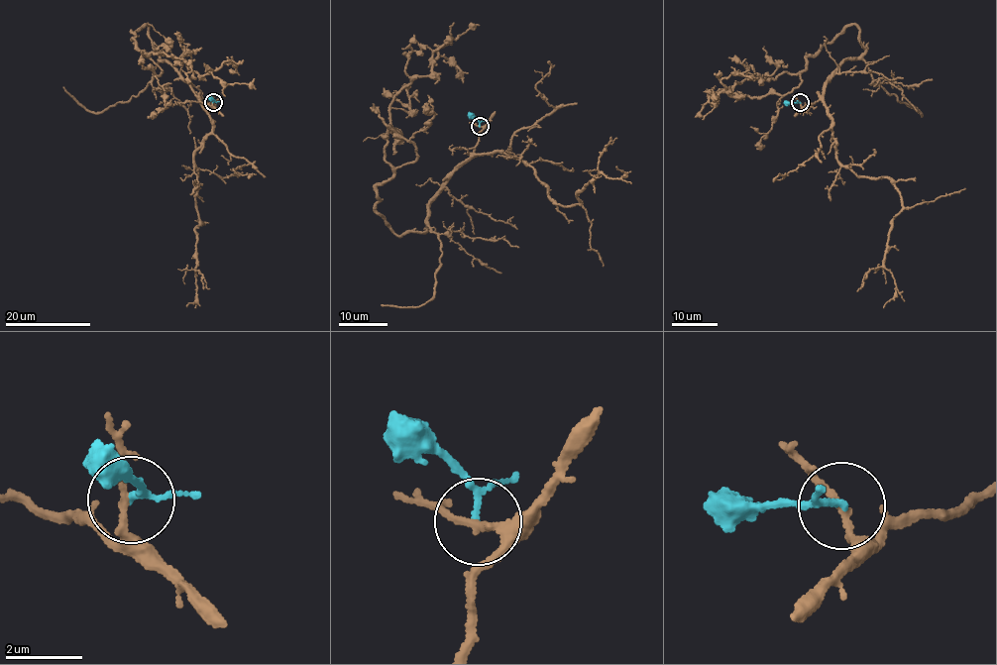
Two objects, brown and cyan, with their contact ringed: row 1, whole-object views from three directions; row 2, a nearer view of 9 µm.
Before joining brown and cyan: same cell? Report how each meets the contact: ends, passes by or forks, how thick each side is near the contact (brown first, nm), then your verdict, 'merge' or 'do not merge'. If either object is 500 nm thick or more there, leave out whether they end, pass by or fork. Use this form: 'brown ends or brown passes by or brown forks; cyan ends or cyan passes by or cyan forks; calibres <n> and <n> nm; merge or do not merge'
brown passes by; cyan passes by; calibres 160 and 120 nm; do not merge

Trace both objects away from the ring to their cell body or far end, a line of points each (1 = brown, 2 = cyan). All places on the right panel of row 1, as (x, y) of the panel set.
1: (800, 103), (813, 104), (864, 52), (858, 28), (804, 70), (747, 77), (735, 96), (720, 80), (758, 77)
2: (800, 103), (785, 103)

